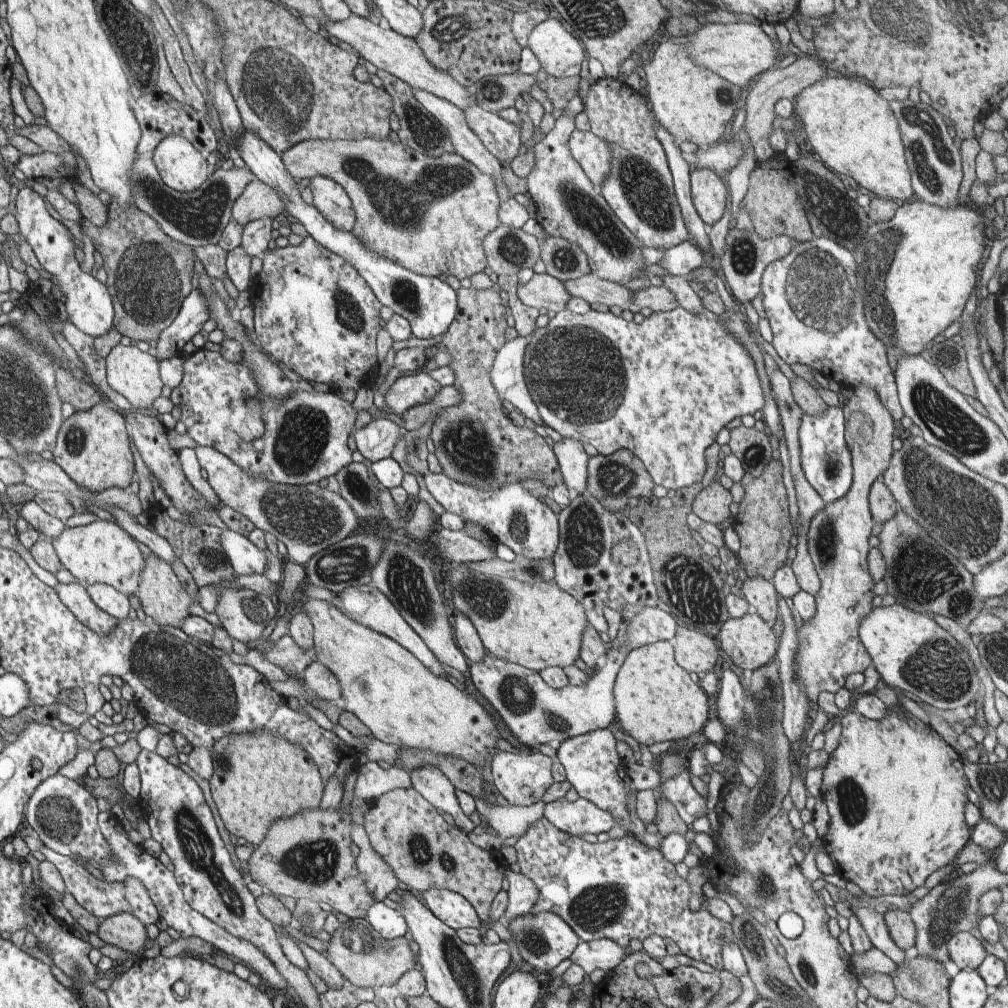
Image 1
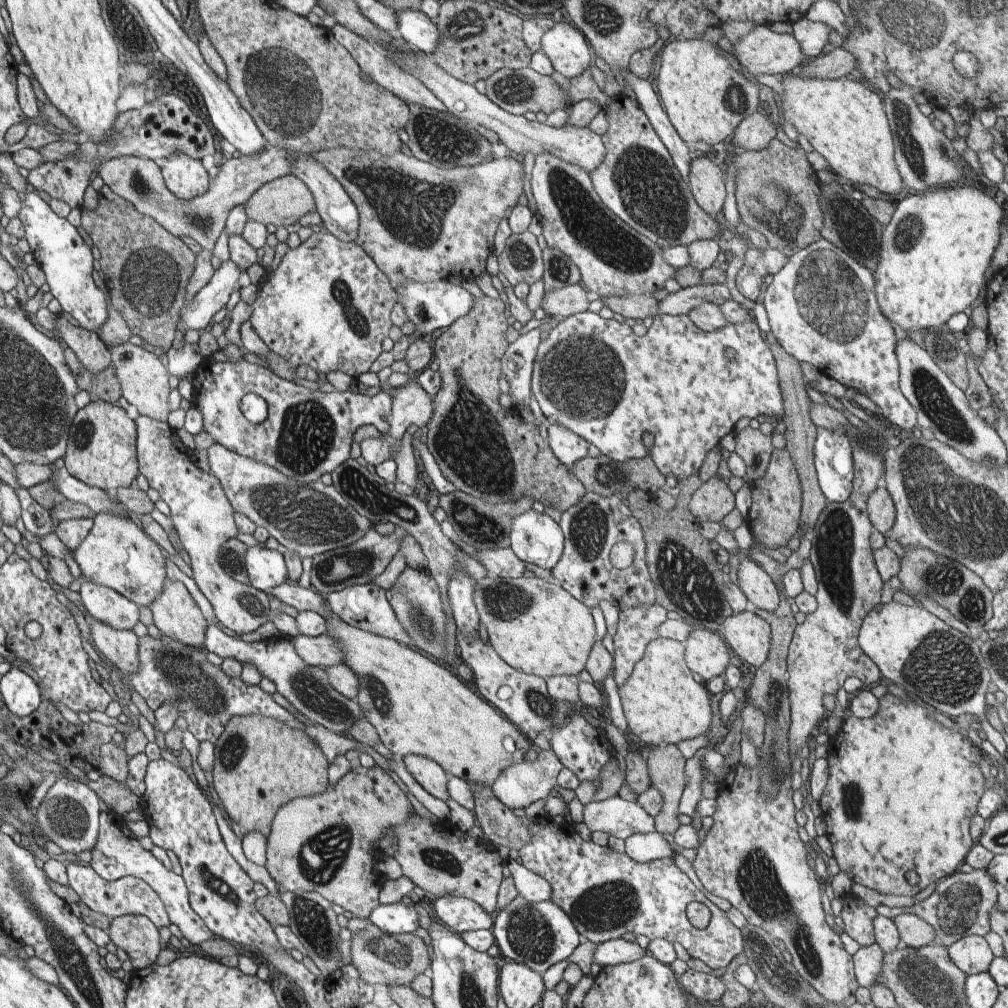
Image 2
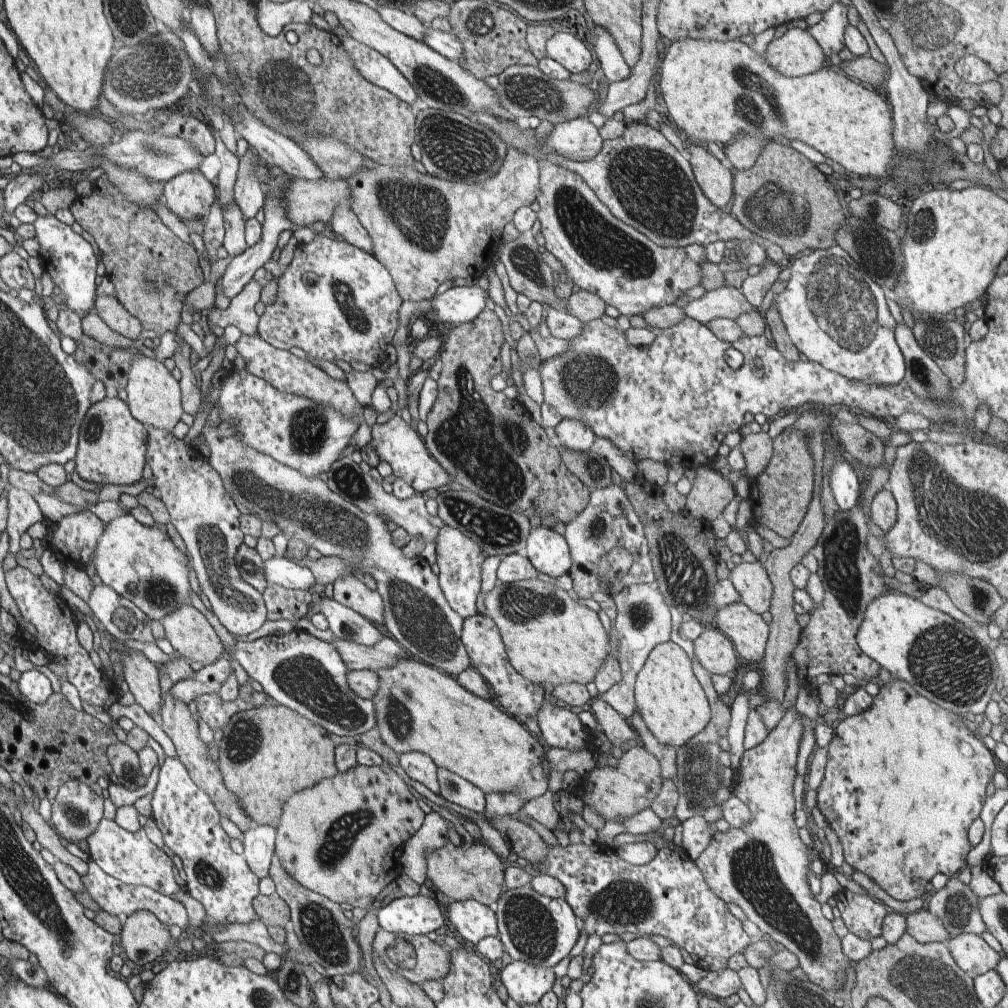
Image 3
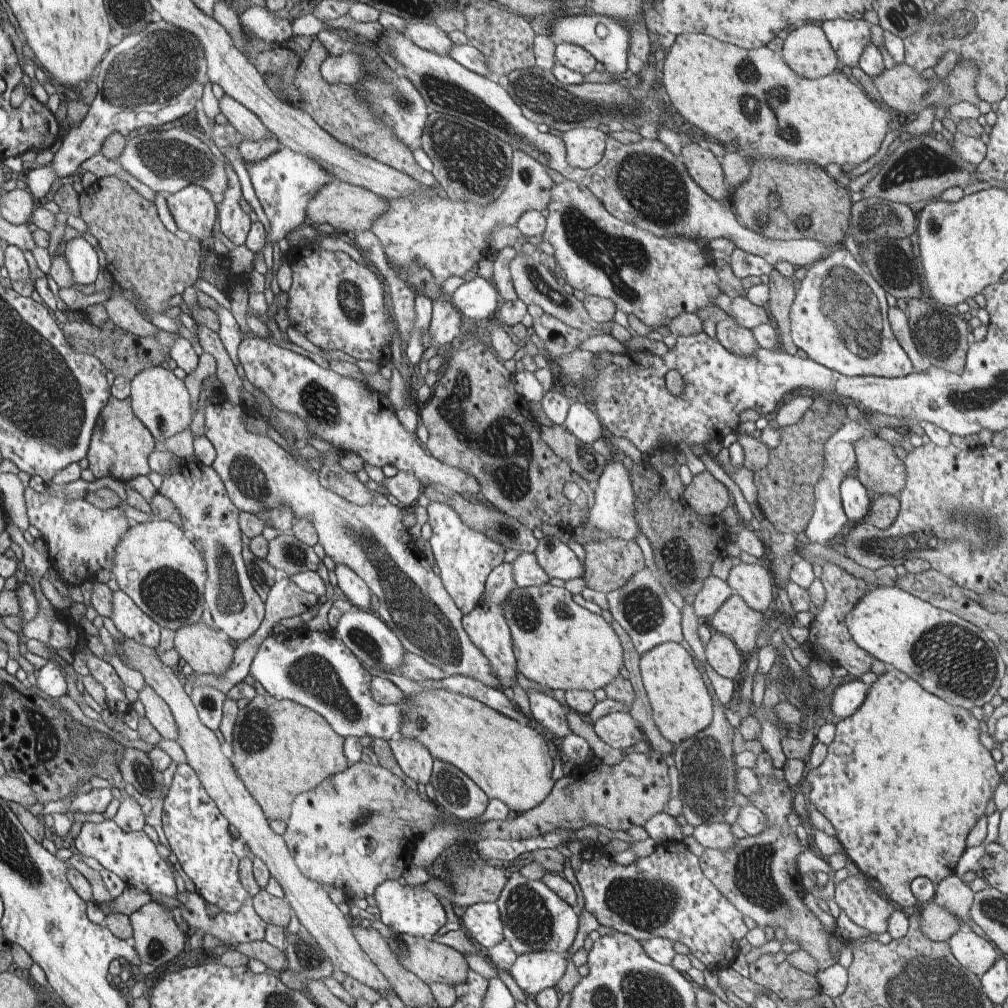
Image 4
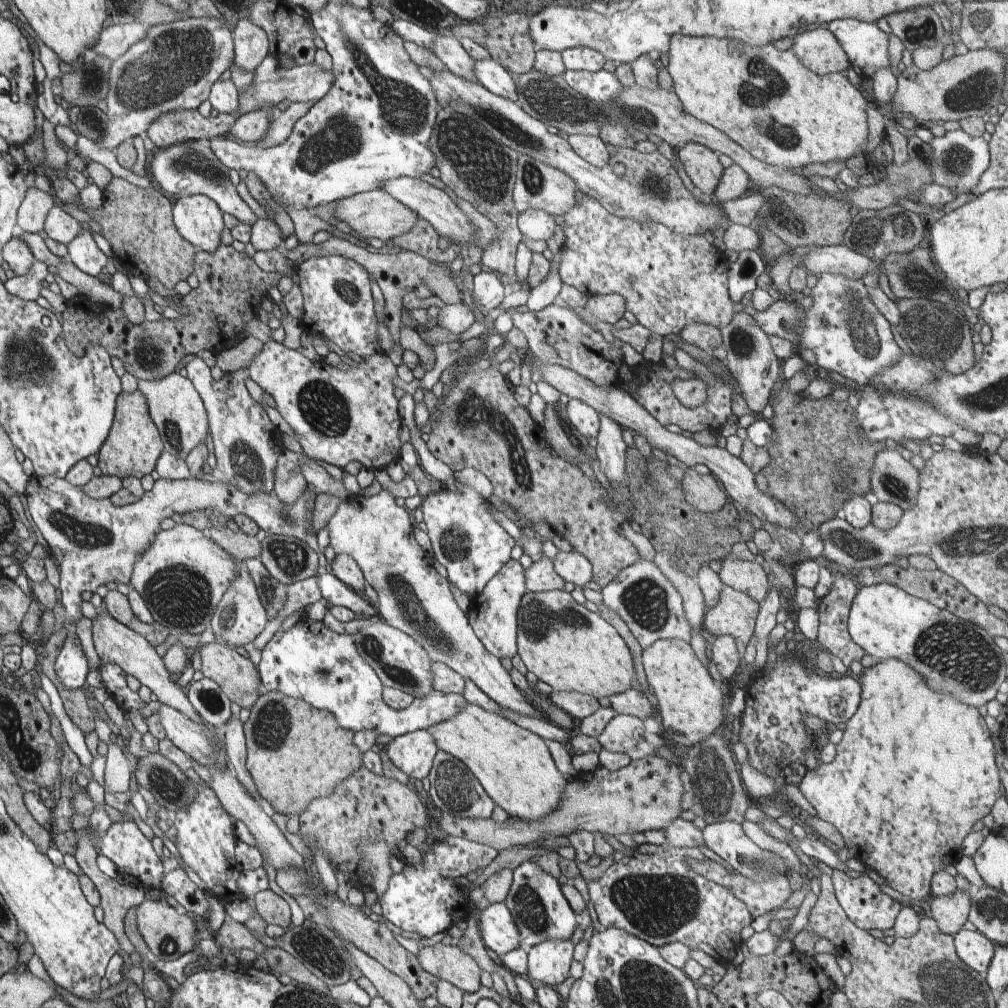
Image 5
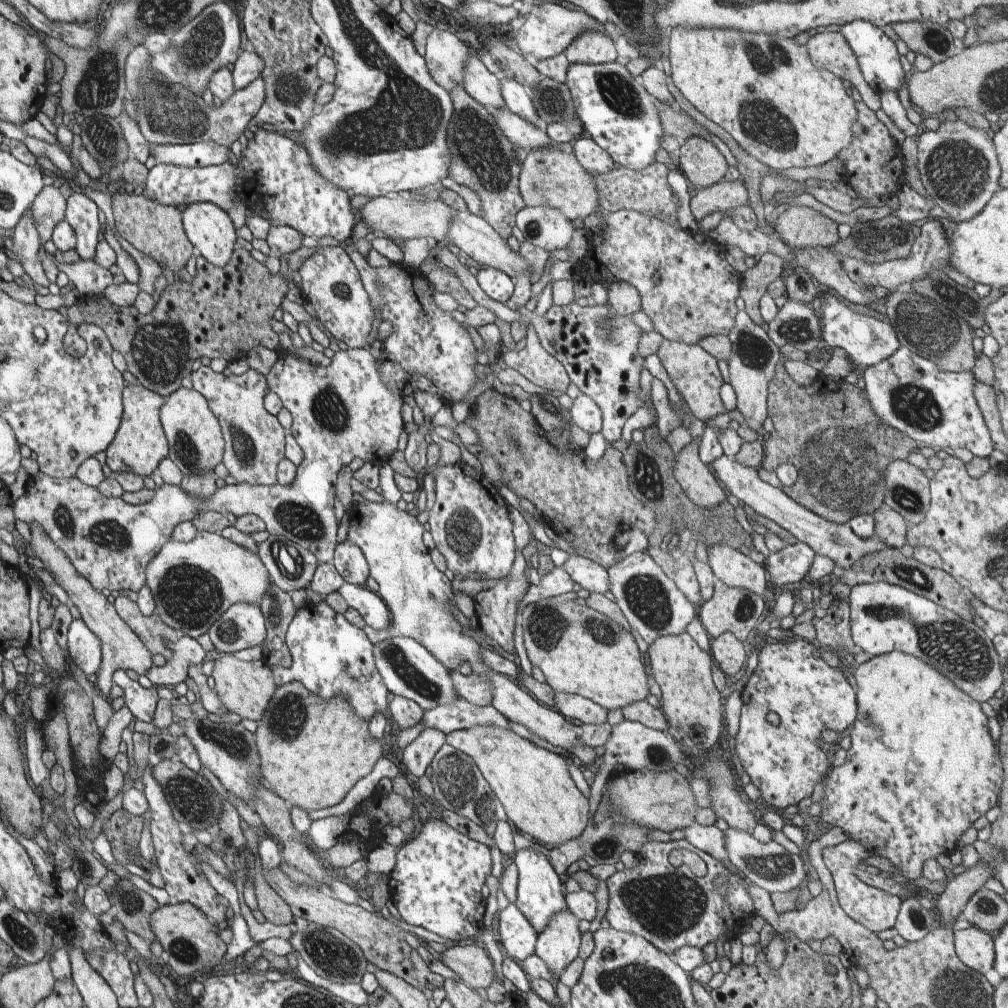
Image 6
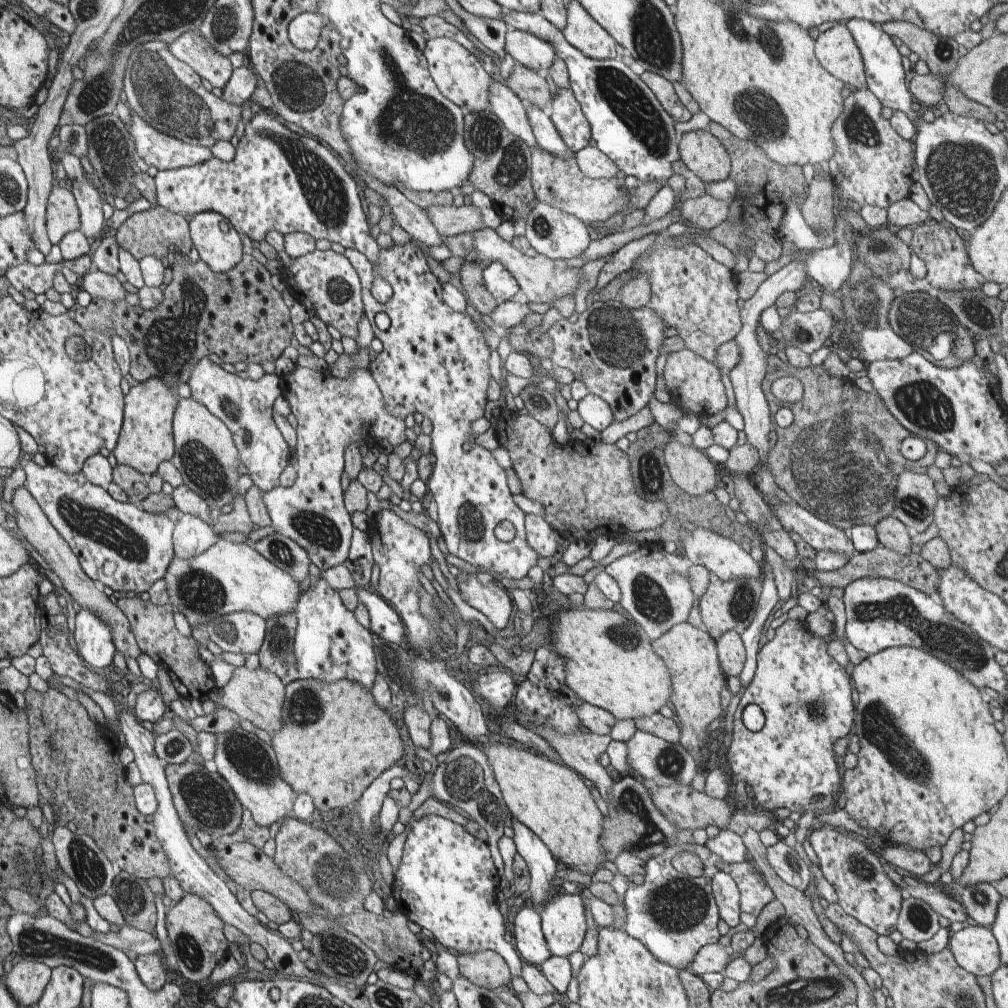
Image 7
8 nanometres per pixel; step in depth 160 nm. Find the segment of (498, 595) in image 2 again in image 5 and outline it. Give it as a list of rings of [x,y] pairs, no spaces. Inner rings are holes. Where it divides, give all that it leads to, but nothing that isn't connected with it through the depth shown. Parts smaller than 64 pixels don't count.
[[[562,590],[543,593],[527,592],[522,597],[518,609],[517,653],[527,670],[552,687],[554,691],[576,691],[596,697],[625,693],[636,680],[635,666],[631,650],[614,626],[606,622],[598,613],[593,613],[572,599],[570,593]]]

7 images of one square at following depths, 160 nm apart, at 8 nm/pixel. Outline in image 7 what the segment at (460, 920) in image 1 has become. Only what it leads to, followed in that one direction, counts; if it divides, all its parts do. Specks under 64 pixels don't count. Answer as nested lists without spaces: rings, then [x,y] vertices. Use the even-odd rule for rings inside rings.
[[[533,907],[519,910],[514,924],[514,946],[520,958],[524,963],[539,967],[552,956],[541,929],[539,909]]]

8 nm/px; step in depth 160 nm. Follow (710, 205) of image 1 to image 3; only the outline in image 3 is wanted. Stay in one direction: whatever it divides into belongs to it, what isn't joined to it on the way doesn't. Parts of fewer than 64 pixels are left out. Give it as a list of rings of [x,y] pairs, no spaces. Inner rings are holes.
[[[693,142],[688,148],[690,165],[701,192],[716,208],[727,209],[733,200],[734,172],[715,158],[703,144]]]

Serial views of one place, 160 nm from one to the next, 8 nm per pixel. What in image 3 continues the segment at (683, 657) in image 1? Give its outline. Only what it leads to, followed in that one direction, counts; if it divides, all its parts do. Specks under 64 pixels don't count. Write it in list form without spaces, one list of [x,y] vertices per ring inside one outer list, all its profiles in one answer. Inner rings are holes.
[[[713,625],[694,640],[694,656],[711,675],[733,675],[738,664],[736,654],[734,644]]]

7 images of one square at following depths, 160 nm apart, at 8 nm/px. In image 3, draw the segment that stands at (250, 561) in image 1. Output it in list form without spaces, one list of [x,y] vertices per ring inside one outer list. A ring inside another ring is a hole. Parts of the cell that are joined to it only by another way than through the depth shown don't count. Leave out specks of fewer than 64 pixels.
[[[274,556],[263,562],[265,584],[282,586],[286,589],[301,589],[308,591],[316,584],[312,572],[302,564],[291,561],[286,556]]]

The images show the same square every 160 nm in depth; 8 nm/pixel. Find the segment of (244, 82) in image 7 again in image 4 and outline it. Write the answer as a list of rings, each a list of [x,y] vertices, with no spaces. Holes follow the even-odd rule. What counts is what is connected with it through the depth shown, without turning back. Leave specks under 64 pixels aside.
[[[250,6],[239,15],[241,27],[252,37],[256,36],[268,44],[283,43],[293,38],[292,21],[297,14],[288,19],[281,19],[271,14],[266,7]]]

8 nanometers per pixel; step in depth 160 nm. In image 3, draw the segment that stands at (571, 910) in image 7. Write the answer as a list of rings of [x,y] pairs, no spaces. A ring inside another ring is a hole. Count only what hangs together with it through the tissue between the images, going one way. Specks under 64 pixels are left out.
[[[509,961],[498,975],[500,983],[508,991],[509,998],[520,1006],[536,1005],[544,994],[552,991],[555,983],[553,968],[542,968],[524,961]]]

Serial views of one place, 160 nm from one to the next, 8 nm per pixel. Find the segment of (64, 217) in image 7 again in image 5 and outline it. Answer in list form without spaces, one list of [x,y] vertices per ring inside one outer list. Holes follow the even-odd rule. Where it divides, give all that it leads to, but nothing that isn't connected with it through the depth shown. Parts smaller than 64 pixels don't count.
[[[30,187],[17,212],[17,230],[24,233],[42,232],[46,215],[56,206],[53,192]]]

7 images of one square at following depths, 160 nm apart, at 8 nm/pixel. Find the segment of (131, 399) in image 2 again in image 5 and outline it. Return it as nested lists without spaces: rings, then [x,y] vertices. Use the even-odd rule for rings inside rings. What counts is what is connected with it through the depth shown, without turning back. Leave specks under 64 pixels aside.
[[[178,372],[159,381],[137,379],[137,389],[147,397],[152,420],[162,433],[163,450],[184,460],[193,448],[204,445],[208,438],[208,418],[202,404],[203,398],[198,396],[192,383],[189,378],[182,378]]]

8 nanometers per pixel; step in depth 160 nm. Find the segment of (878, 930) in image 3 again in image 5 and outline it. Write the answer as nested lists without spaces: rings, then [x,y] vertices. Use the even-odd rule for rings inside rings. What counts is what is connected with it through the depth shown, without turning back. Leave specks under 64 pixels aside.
[[[833,869],[829,872],[833,880],[833,889],[835,890],[839,905],[858,928],[864,930],[878,928],[883,931],[894,926],[902,905],[888,894],[885,894],[880,889],[877,880],[872,878],[871,875],[851,878],[845,872],[838,869]]]

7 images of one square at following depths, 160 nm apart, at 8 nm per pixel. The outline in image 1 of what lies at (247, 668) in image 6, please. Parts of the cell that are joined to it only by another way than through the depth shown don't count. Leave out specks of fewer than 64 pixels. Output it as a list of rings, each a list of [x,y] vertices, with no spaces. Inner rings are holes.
[[[148,555],[146,560],[147,568],[144,568],[142,583],[139,585],[139,591],[136,592],[136,596],[140,600],[142,609],[149,620],[156,622],[158,625],[177,628],[190,616],[190,606],[194,604],[194,600],[184,590],[184,586],[180,584],[180,580],[174,574],[174,570],[166,561],[154,555]]]

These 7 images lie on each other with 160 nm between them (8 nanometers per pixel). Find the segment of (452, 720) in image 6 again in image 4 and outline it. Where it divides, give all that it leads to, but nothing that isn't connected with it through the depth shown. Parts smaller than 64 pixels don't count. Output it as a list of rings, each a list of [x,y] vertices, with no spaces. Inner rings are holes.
[[[308,628],[289,629],[286,633],[267,634],[262,637],[261,645],[250,667],[251,675],[257,686],[265,689],[269,695],[278,700],[290,699],[298,704],[320,713],[331,724],[340,736],[347,737],[368,736],[368,738],[389,741],[398,736],[403,718],[402,706],[379,705],[371,693],[373,676],[362,666],[360,660],[339,638],[333,637],[331,632],[310,631]]]

